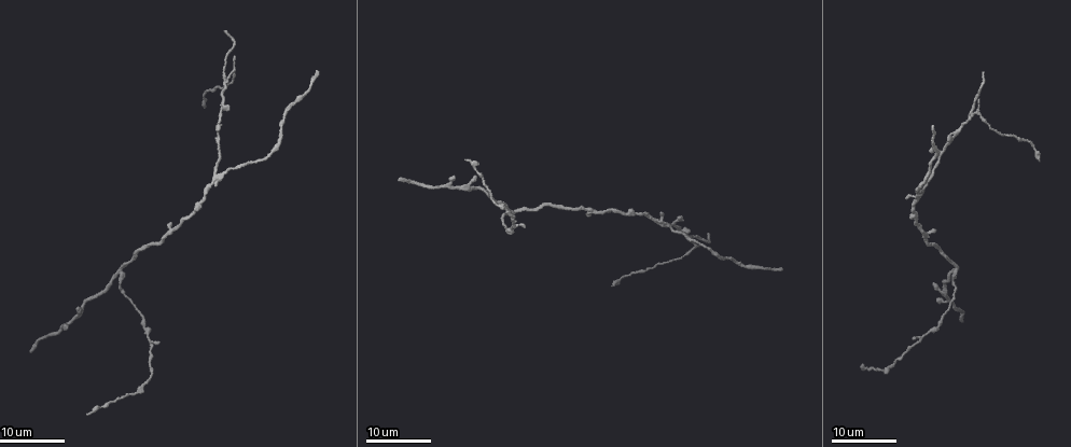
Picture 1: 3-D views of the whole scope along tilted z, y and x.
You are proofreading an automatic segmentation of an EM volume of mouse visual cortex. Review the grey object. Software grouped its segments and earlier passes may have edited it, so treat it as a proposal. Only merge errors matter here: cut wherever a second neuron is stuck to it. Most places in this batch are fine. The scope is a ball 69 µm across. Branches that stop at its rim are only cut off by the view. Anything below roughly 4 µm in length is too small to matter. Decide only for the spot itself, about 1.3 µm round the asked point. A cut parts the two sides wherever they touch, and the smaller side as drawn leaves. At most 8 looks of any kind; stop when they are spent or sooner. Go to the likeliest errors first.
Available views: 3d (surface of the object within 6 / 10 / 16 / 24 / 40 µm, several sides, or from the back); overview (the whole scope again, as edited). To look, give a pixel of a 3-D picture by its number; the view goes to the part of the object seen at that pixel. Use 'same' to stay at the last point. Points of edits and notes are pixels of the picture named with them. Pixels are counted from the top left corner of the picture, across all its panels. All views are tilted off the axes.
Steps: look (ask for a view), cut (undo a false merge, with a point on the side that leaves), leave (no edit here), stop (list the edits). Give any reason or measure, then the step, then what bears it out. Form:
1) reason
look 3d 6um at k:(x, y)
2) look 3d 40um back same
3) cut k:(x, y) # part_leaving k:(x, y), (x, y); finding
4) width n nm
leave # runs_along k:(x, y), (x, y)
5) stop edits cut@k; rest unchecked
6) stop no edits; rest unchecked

look 3d 24um at 1:(230, 78)

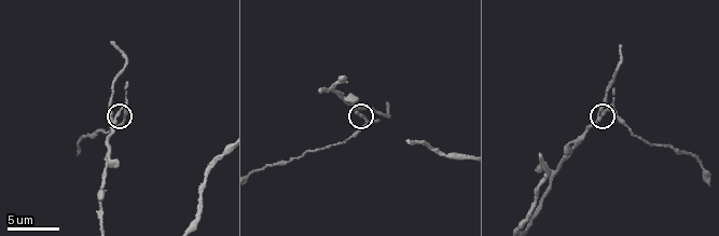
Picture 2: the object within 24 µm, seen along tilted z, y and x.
look 3d 6um at 2:(361, 115)

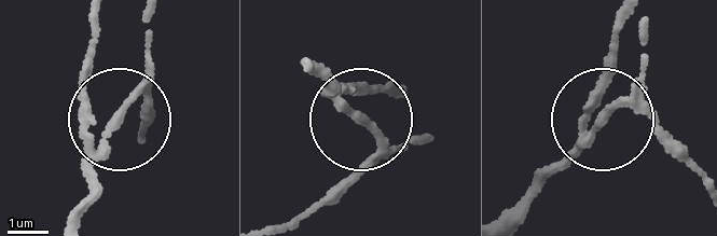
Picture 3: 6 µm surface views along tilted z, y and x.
arms 3
cut 3:(124, 106) # part_leaving 3:(98, 152), (142, 93), (140, 138); a second neuron is stuck on

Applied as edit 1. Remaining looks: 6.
look overview

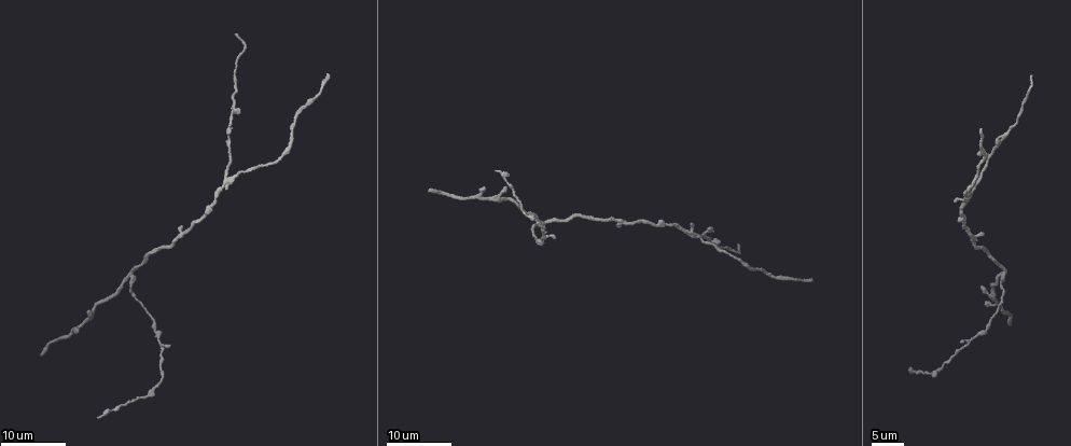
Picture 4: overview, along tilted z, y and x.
a fork
look 3d 24um at 4:(127, 279)

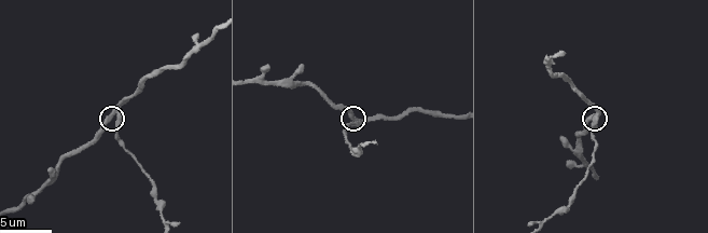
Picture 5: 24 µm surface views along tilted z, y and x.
look 3d 10um at 5:(352, 118)

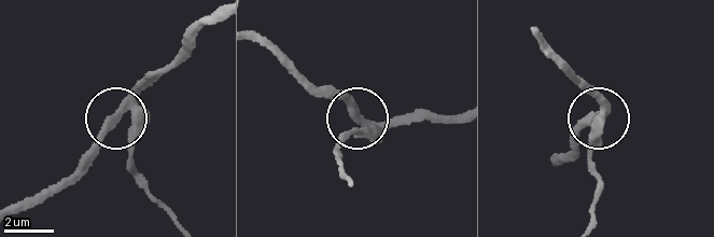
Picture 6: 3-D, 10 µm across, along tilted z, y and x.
width 300 nm
cut 6:(129, 147) # part_leaving 6:(138, 113), (131, 171), (172, 214); two neurons meet here

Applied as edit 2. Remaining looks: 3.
look overview

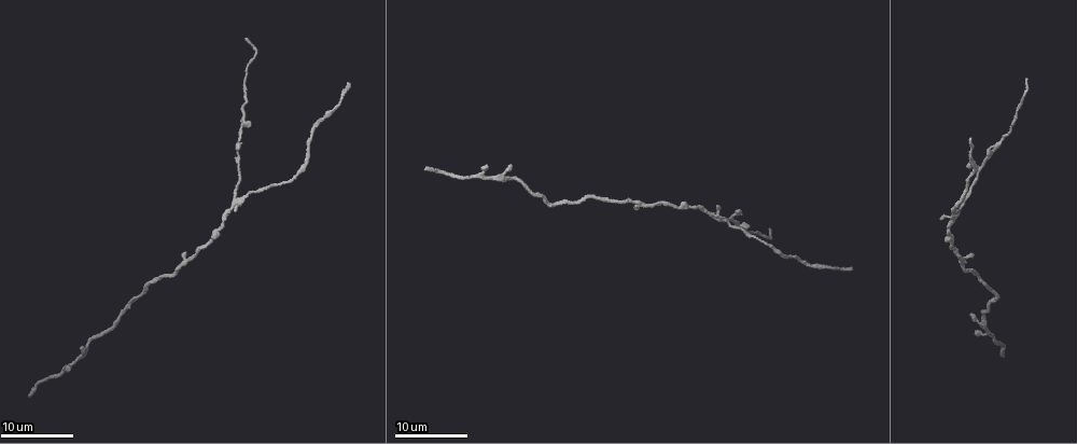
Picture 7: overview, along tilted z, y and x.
look 3d 16um at 7:(240, 198)

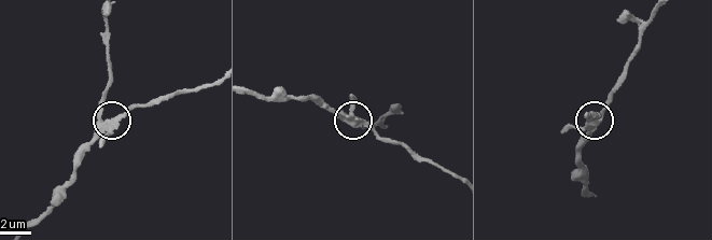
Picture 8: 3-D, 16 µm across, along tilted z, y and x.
look 3d 6um at 8:(108, 121)

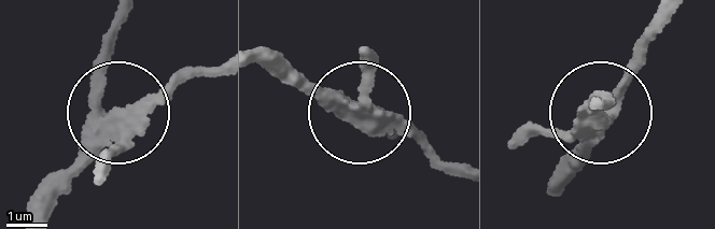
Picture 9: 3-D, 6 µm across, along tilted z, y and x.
width 460 nm
leave # all the same neuron

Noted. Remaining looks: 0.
stop edits cut@3, cut@6; rest unchecked

